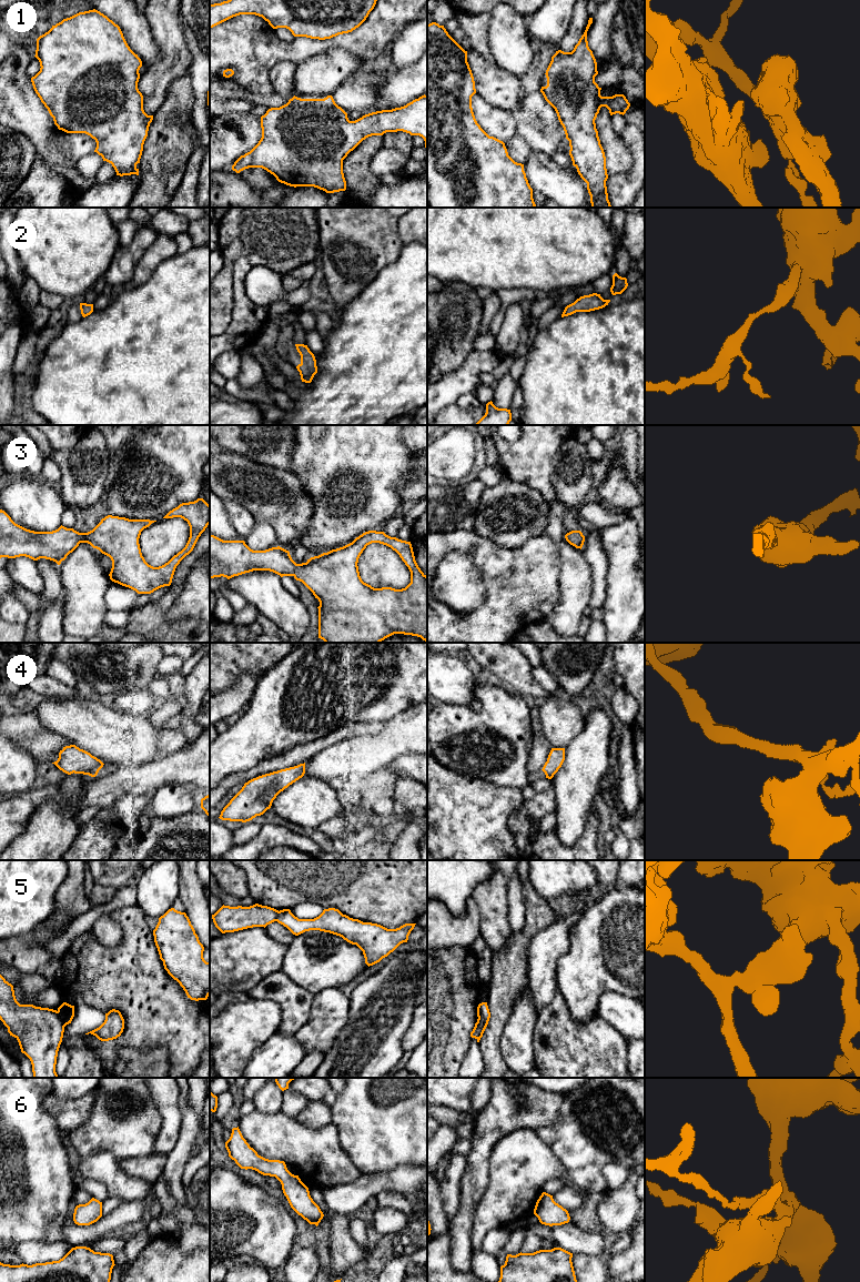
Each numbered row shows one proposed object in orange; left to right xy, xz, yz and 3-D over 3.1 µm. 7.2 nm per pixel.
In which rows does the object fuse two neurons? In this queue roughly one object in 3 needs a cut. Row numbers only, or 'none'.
5

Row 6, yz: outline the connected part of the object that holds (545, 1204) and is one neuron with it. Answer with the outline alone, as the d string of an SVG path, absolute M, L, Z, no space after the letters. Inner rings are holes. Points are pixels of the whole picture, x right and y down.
M543 1192L536 1202L534 1214L545 1225L561 1225L570 1220L569 1213L561 1205L556 1203L553 1195Z

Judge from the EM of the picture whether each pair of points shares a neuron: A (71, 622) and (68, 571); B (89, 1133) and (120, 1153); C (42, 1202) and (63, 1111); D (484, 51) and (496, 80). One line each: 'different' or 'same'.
A: same
B: same
C: different
D: different

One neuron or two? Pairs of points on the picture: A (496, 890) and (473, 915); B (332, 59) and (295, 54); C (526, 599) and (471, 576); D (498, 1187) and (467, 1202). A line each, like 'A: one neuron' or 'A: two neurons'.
A: two neurons
B: two neurons
C: two neurons
D: two neurons

